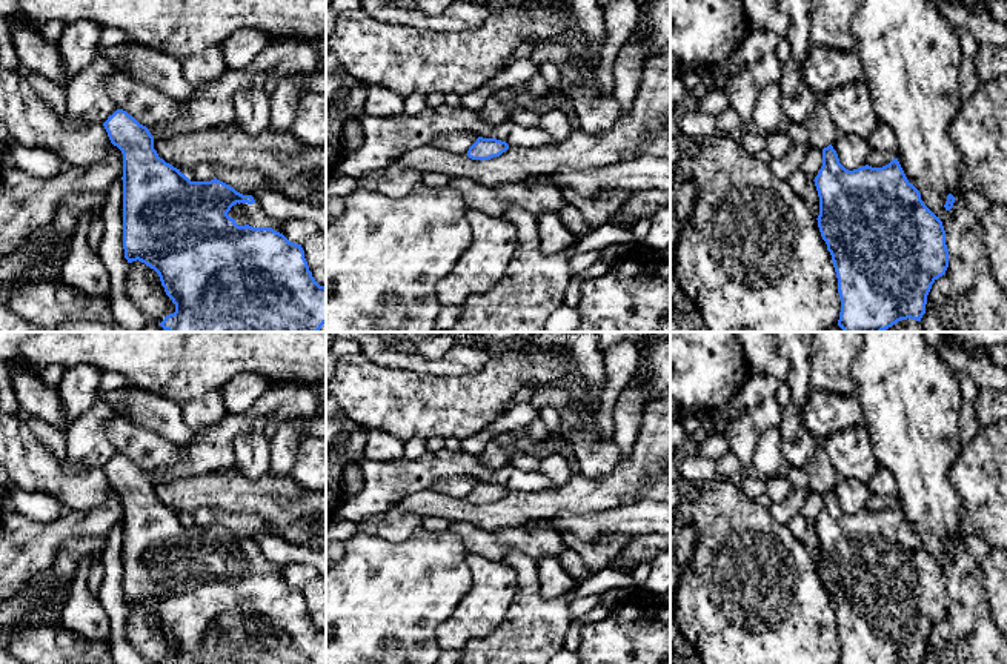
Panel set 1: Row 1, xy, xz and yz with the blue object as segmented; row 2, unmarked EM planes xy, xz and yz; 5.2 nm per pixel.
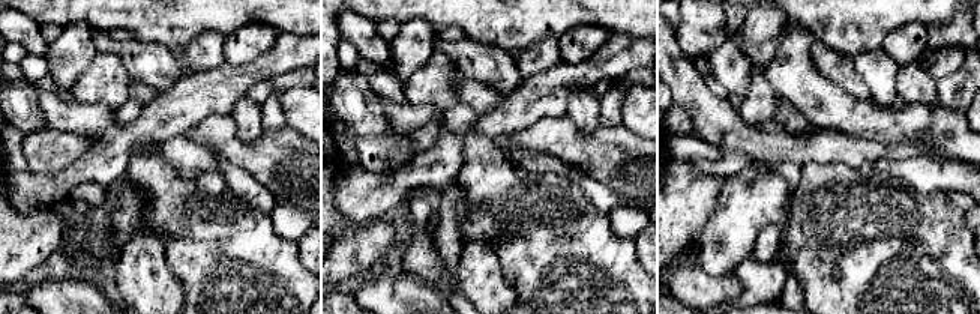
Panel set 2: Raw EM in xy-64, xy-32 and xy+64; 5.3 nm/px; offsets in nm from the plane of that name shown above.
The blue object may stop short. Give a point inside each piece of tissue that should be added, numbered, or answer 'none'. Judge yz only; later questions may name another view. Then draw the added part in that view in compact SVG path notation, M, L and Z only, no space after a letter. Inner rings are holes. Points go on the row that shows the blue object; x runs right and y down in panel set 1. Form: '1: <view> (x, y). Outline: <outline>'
none

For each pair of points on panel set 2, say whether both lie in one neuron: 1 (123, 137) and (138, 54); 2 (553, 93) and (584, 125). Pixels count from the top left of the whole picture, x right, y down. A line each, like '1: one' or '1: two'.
1: two
2: two

